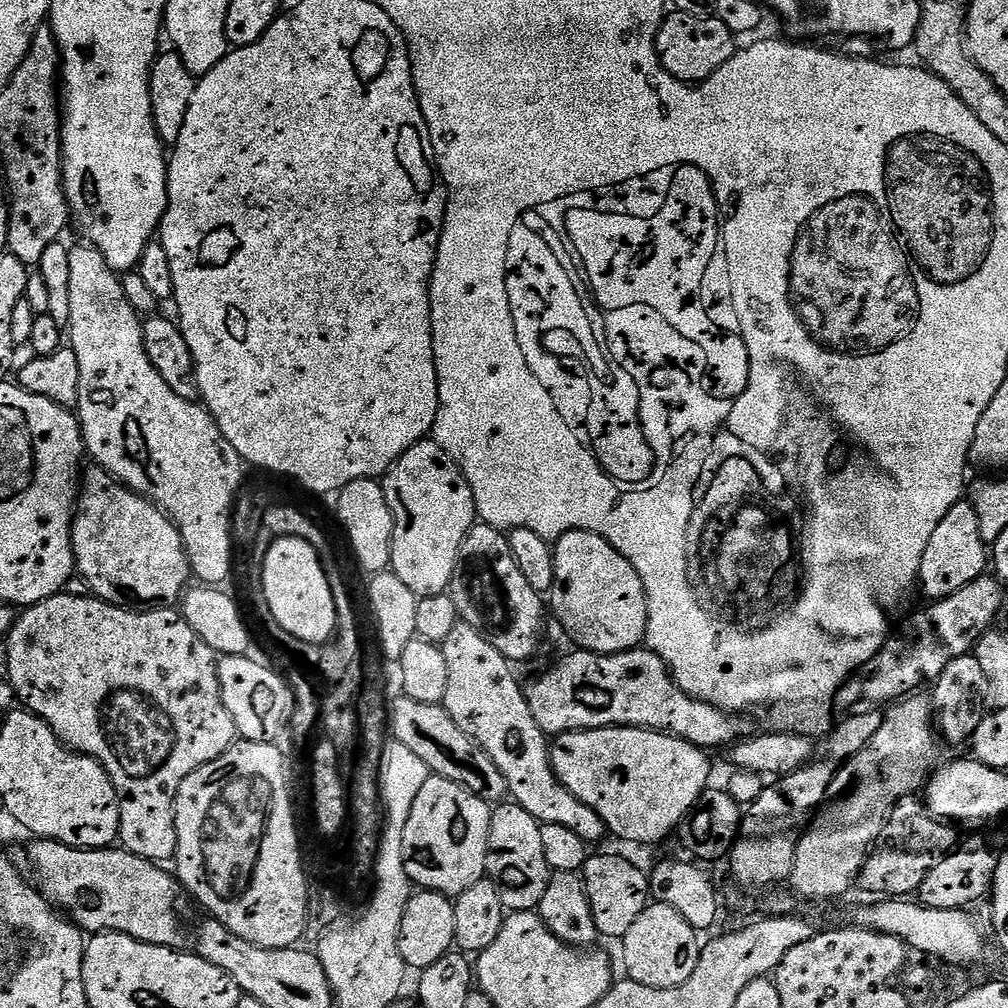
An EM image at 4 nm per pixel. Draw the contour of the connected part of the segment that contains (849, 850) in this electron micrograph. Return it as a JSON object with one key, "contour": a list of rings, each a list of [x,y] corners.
{"contour":[[[909,694],[893,703],[883,713],[884,721],[878,734],[874,734],[871,745],[836,773],[828,787],[831,799],[815,817],[816,829],[801,835],[800,845],[796,848],[790,884],[796,887],[797,897],[832,900],[842,895],[851,884],[853,887],[896,801],[919,793],[925,787],[930,773],[941,759],[941,741],[934,731],[933,705],[927,695],[920,695],[924,694]]]}

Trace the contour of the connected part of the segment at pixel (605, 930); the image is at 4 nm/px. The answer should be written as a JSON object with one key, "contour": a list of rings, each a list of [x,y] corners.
{"contour":[[[589,855],[584,863],[582,875],[586,894],[590,902],[590,910],[594,914],[594,926],[601,937],[619,941],[634,926],[638,914],[646,910],[650,903],[650,876],[647,871],[639,868],[639,863],[624,857]]]}

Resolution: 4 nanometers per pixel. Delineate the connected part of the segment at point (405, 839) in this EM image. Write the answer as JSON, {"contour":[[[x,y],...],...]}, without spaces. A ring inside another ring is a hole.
{"contour":[[[429,775],[422,790],[418,790],[418,796],[414,798],[414,806],[402,834],[402,854],[406,854],[404,869],[406,874],[410,874],[413,885],[420,890],[441,892],[443,896],[455,898],[470,890],[474,882],[485,879],[491,817],[490,805],[468,788],[455,784],[445,776]]]}

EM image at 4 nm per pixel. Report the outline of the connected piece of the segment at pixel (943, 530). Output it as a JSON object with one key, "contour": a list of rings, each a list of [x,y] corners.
{"contour":[[[964,498],[950,510],[946,510],[946,518],[938,522],[934,534],[930,534],[930,542],[926,542],[926,554],[922,554],[922,566],[918,577],[919,591],[924,591],[929,601],[944,600],[954,594],[962,586],[974,582],[985,575],[990,564],[990,548],[980,537],[978,530],[978,514],[974,506]]]}

